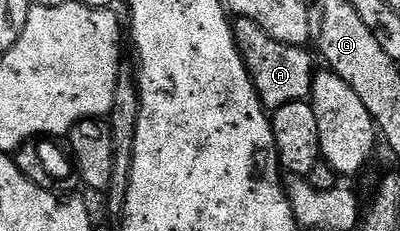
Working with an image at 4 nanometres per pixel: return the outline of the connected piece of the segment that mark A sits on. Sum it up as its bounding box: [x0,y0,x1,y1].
[233,17,316,110]

